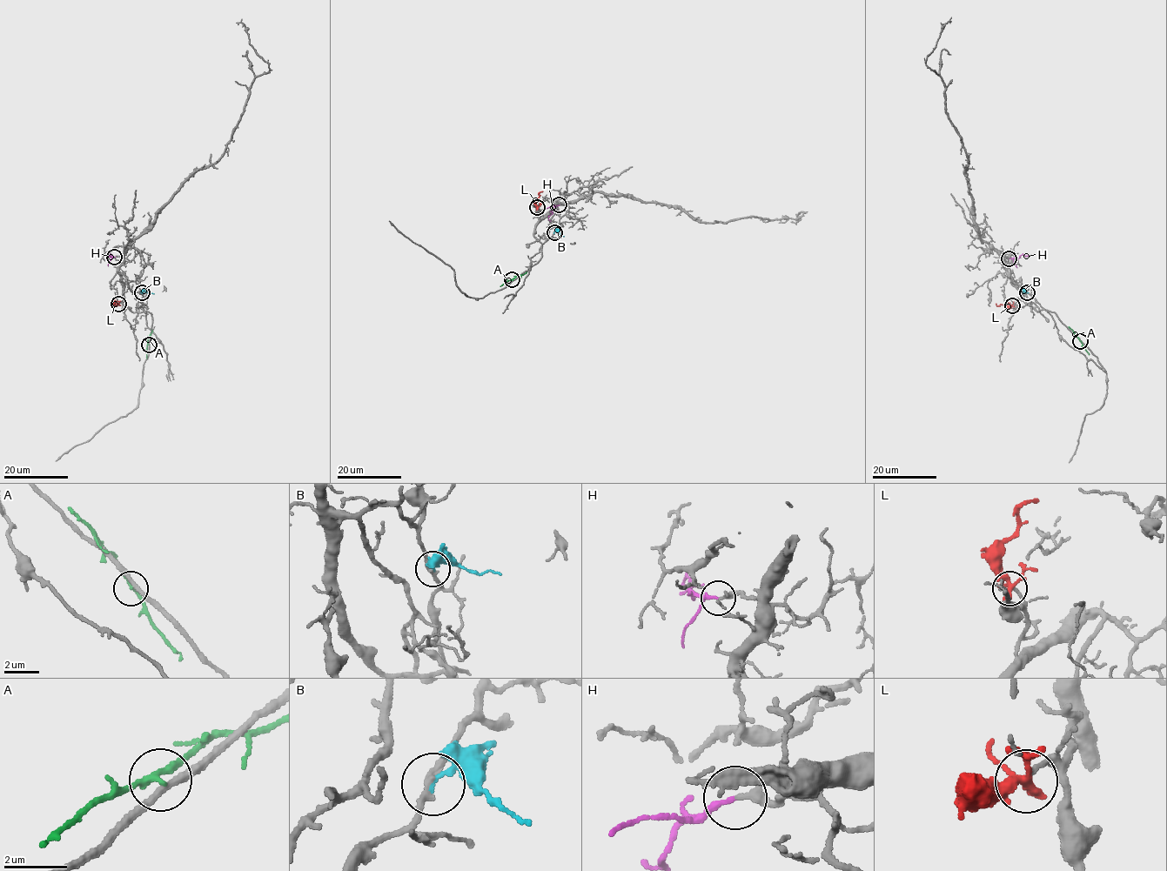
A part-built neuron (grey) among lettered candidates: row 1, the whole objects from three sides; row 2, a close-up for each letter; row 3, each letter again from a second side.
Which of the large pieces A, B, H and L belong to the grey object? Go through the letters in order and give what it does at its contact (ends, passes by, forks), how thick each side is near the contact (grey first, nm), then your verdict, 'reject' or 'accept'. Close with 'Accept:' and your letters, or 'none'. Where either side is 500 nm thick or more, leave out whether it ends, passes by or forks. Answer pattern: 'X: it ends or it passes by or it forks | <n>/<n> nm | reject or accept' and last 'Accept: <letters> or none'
A: it passes by | 220/180 nm | reject
B: it ends | 220/150 nm | reject
H: it ends | 280/160 nm | accept
L: it forks | 170/240 nm | reject
Accept: H

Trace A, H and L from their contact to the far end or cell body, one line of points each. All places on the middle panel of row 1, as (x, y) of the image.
A: (513, 280), (526, 271)
H: (559, 204), (553, 208), (548, 217), (551, 221)
L: (537, 207), (536, 199), (541, 192)

